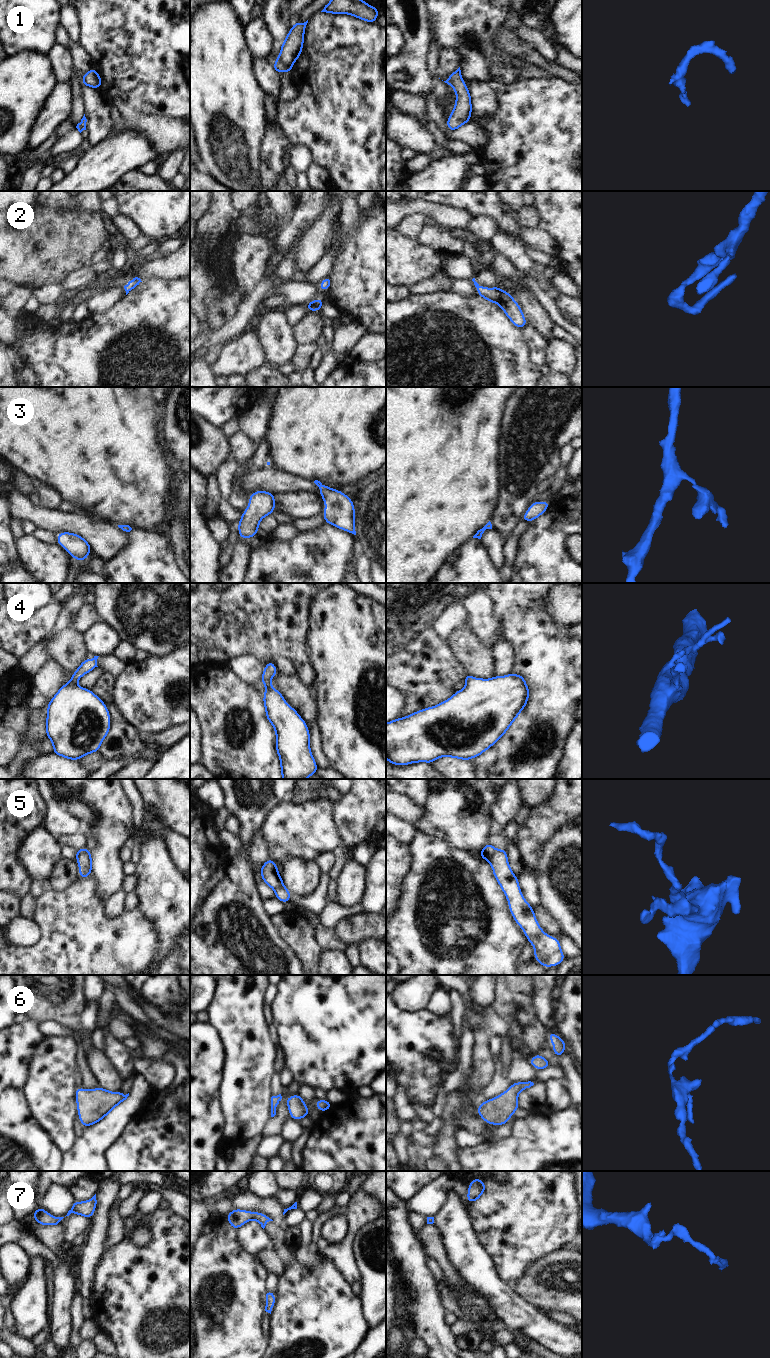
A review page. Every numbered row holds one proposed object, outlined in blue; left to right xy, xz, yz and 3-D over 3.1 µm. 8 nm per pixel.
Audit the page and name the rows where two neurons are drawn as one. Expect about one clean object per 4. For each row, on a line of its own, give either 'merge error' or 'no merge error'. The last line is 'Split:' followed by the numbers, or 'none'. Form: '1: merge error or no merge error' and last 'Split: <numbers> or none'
1: merge error
2: no merge error
3: no merge error
4: no merge error
5: merge error
6: no merge error
7: no merge error
Split: 1, 5

